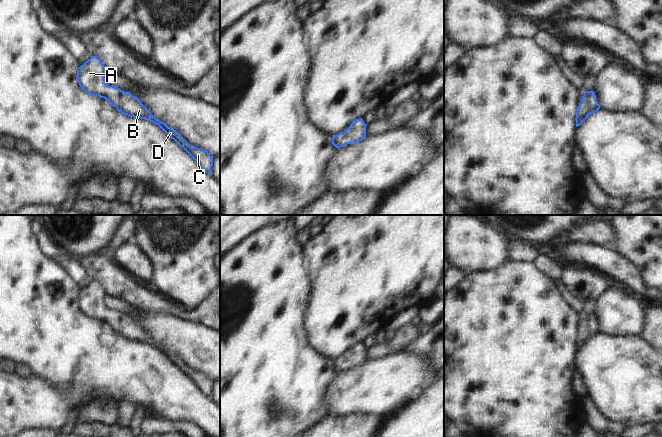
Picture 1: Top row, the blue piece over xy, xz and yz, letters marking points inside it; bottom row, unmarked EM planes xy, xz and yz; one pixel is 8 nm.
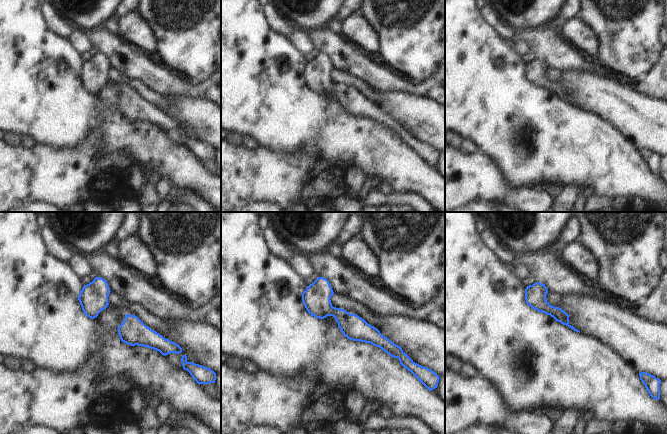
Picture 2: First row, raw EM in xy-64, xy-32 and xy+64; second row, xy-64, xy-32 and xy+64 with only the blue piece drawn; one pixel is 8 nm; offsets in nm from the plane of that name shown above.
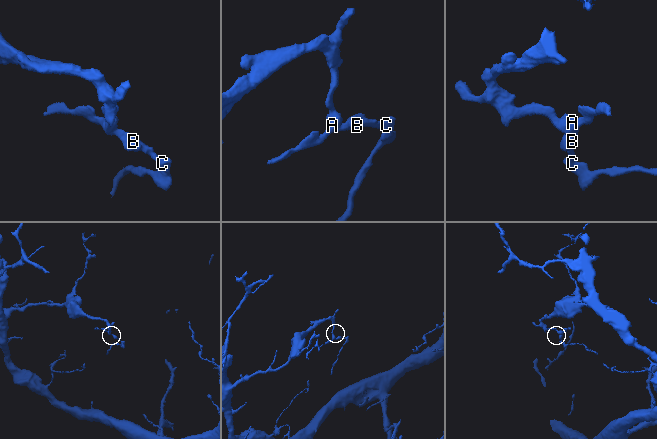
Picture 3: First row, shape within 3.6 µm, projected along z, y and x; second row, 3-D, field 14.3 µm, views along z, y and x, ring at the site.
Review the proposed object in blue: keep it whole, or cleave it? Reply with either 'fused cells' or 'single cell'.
single cell

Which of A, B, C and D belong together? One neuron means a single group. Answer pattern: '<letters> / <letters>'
A B C D

